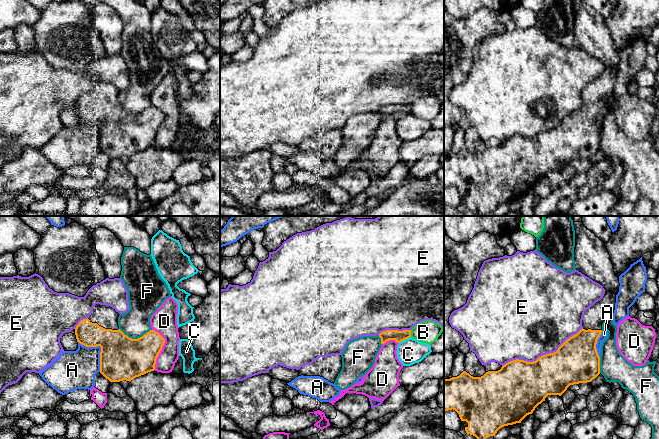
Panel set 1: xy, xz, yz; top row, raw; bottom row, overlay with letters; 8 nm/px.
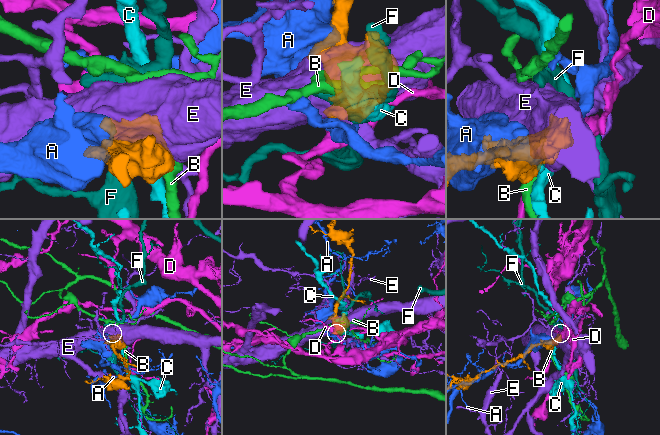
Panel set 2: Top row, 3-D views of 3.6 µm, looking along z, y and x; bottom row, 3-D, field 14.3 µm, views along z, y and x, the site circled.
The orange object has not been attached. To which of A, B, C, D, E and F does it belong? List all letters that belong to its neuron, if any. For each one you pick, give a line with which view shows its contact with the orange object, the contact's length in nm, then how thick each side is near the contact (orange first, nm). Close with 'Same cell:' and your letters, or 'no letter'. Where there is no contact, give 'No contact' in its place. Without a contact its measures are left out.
Same cell: no letter

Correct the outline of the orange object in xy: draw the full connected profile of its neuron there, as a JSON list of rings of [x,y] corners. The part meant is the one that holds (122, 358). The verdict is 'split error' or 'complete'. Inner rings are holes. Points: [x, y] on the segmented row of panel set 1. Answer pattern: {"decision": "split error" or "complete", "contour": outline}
{"decision": "split error", "contour": [[[96,304],[92,314],[75,328],[77,342],[101,347],[100,373],[110,382],[131,381],[155,370],[165,339],[150,330],[138,339],[129,338],[118,326],[119,313]]]}

